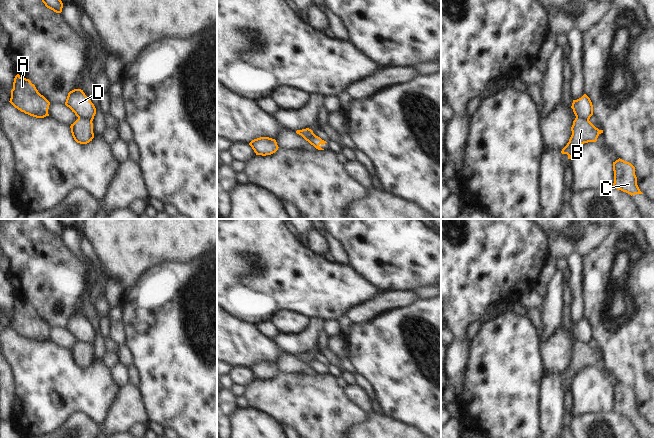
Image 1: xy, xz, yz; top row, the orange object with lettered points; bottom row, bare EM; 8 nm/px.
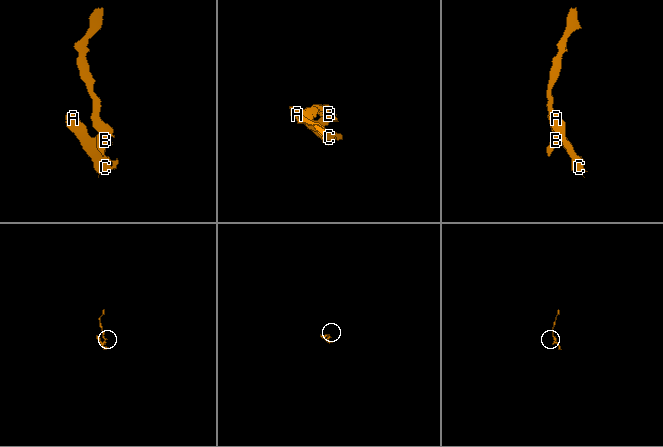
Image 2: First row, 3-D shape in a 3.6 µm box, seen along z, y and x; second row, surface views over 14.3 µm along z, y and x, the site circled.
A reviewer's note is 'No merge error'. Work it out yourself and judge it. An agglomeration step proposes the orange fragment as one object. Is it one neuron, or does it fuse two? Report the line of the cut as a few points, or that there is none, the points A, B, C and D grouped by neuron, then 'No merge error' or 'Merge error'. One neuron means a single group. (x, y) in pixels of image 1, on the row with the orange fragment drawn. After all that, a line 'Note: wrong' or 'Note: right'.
Split along xy (78, 117), (84, 117), (91, 121). Groups: A B C / D. Merge error
Note: wrong

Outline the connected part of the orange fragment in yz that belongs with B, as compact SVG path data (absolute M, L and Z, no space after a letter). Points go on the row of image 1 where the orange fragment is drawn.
M575 118L571 127L572 135L567 145L562 149L562 154L567 154L571 159L581 144L596 142L603 130L596 128L589 120Z

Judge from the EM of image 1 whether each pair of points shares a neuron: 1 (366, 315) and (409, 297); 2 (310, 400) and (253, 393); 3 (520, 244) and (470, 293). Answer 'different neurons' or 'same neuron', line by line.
1: same neuron
2: same neuron
3: same neuron

